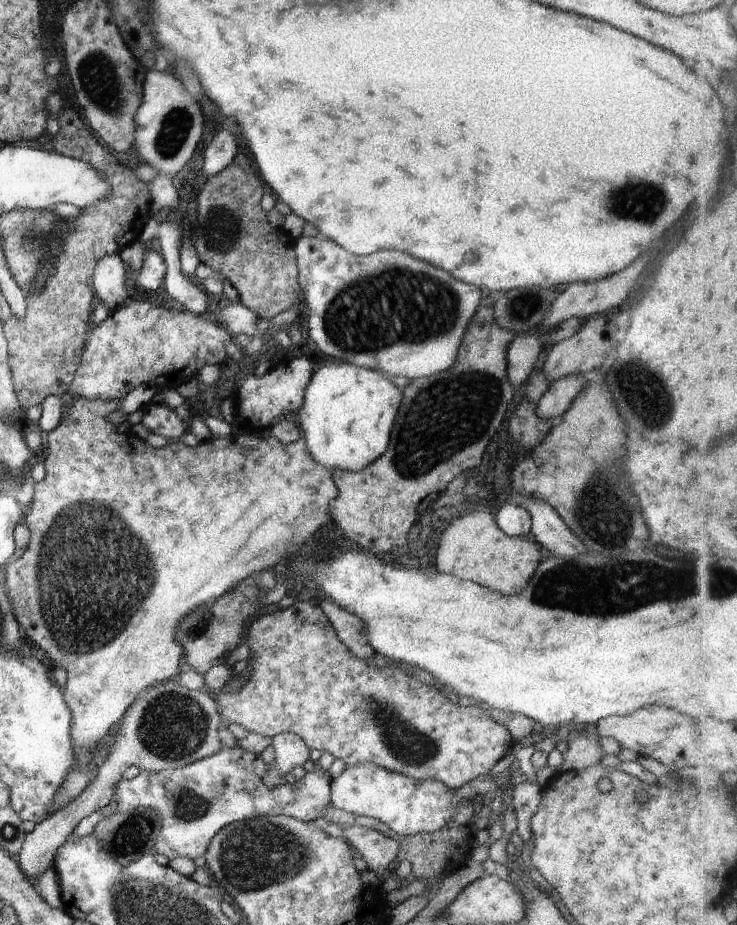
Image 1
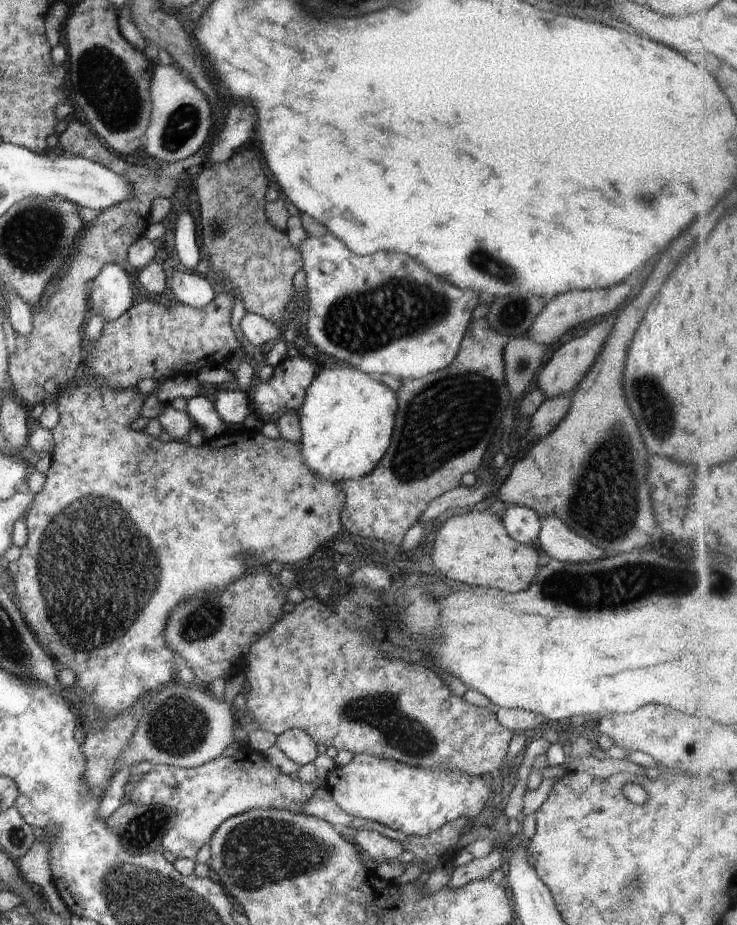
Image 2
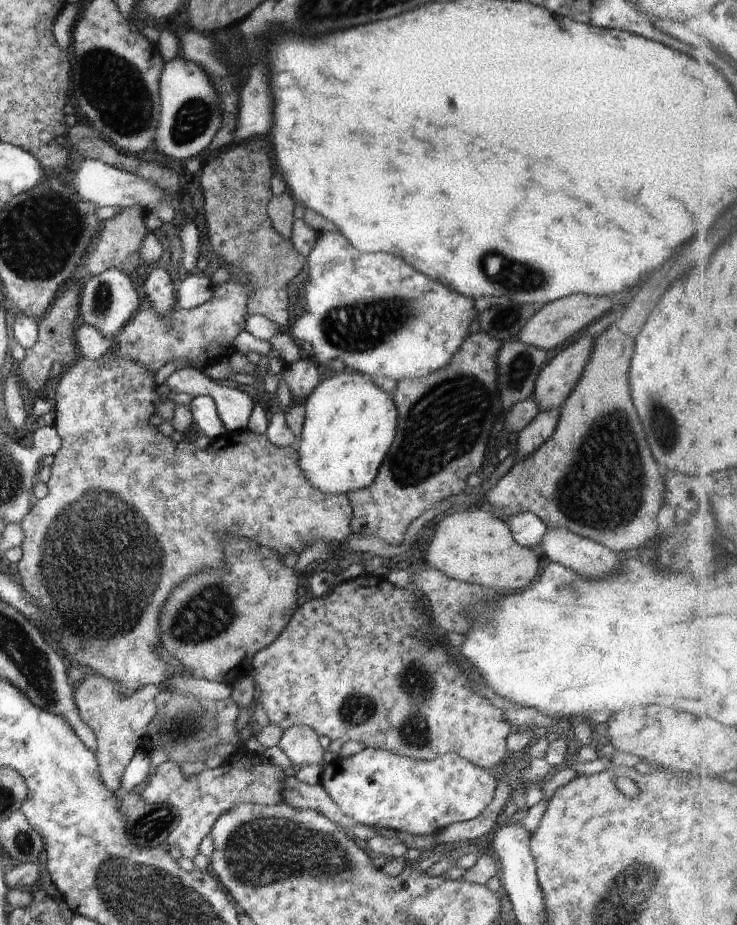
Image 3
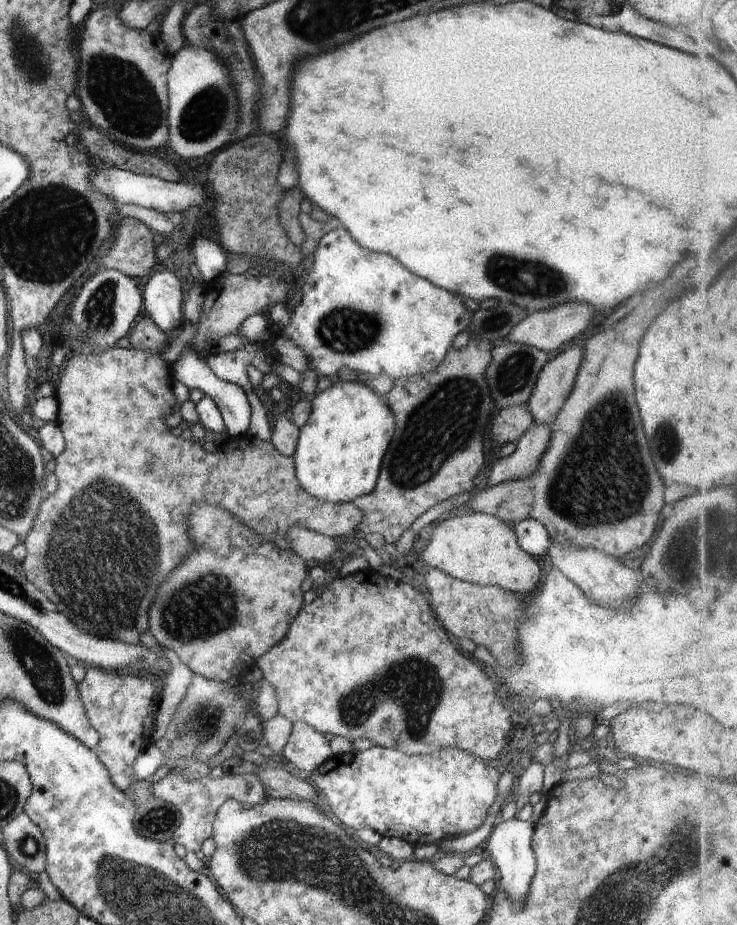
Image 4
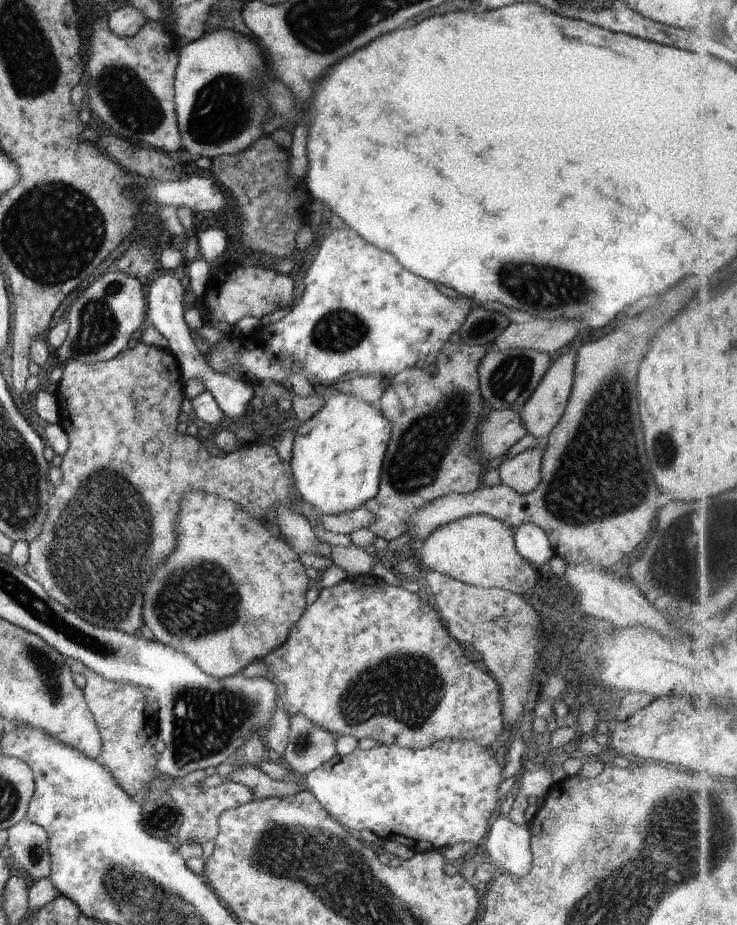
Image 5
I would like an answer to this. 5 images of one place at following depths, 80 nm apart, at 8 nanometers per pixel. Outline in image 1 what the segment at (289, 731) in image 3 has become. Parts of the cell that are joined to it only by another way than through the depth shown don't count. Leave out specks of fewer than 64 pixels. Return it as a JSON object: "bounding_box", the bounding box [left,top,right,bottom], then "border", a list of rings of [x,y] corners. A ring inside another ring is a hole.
{"bounding_box":[272,732,310,779],"border":[[[293,732],[282,733],[272,738],[275,752],[274,767],[281,776],[290,779],[290,772],[296,766],[304,766],[310,759],[308,745]]]}

